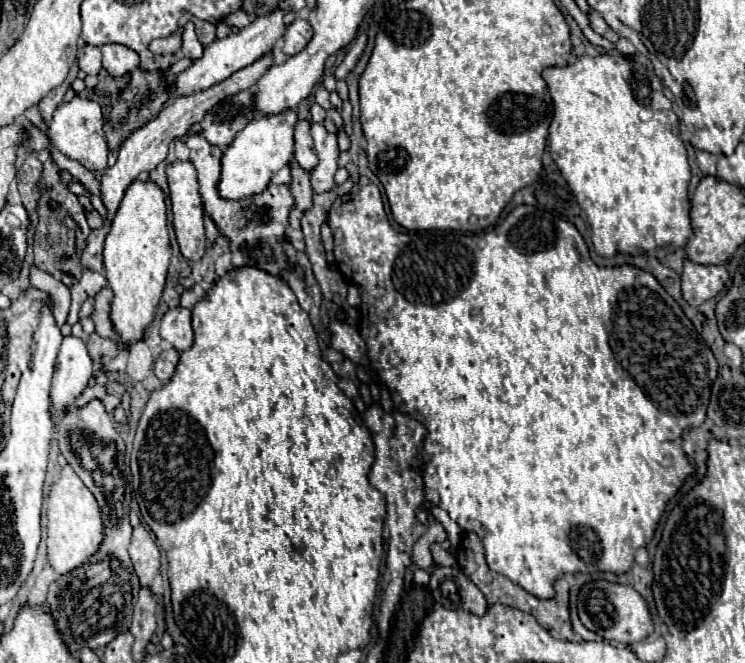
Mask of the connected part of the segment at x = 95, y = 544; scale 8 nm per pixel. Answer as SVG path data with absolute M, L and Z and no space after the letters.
M64 466L48 498L48 562L58 574L68 574L74 568L86 564L90 556L100 548L102 540L104 522L96 498L84 486L78 474L70 466Z

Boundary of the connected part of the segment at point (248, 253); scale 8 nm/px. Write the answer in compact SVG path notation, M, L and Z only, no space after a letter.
M200 134L190 136L186 146L190 148L190 162L198 170L204 212L214 220L220 234L228 240L228 246L232 252L232 270L238 270L244 266L254 266L272 276L288 280L290 262L284 252L284 244L288 240L288 234L286 234L288 214L290 214L290 208L294 206L294 196L290 192L290 184L280 184L280 186L270 184L262 192L262 196L250 196L250 198L242 198L242 200L224 200L218 192L222 150L218 146L206 142L206 138Z

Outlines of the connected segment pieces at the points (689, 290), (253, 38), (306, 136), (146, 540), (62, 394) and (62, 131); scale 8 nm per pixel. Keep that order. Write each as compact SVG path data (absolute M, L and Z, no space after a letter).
M692 260L684 262L682 272L682 294L690 306L700 306L702 302L714 298L728 280L728 270L724 264L704 266Z
M276 8L274 12L270 14L264 14L264 16L258 16L252 24L248 24L246 28L242 28L238 34L230 34L228 38L224 40L214 40L206 50L204 50L204 56L200 60L196 60L188 70L184 70L182 74L176 76L176 82L174 82L174 92L184 96L184 94L190 94L190 92L200 92L200 90L206 90L222 80L226 80L228 76L232 76L234 72L250 66L252 62L256 62L258 58L262 58L264 54L272 52L272 48L276 46L276 42L284 36L286 32L286 24L284 24L284 10L282 8Z
M300 120L298 128L294 132L294 140L296 140L296 152L294 152L294 160L298 164L300 170L304 172L312 172L318 164L318 156L314 154L314 146L312 146L312 136L310 136L310 124Z
M138 524L132 532L130 558L134 564L134 572L140 578L140 584L152 584L160 568L160 552L154 544L154 538L142 524Z
M72 334L66 336L58 352L56 372L50 392L54 418L60 418L62 412L66 410L66 404L72 404L76 396L82 394L92 374L94 374L94 364L88 354L86 342Z
M74 96L68 104L58 106L58 110L54 112L52 124L48 128L48 138L52 140L54 148L58 148L64 156L80 162L88 170L106 170L108 168L106 166L106 158L108 158L106 140L102 140L102 110L96 102Z

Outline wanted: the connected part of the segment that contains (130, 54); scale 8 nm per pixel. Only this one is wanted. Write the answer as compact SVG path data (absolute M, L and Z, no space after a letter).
M106 44L102 50L102 66L116 78L138 68L140 56L122 44Z

